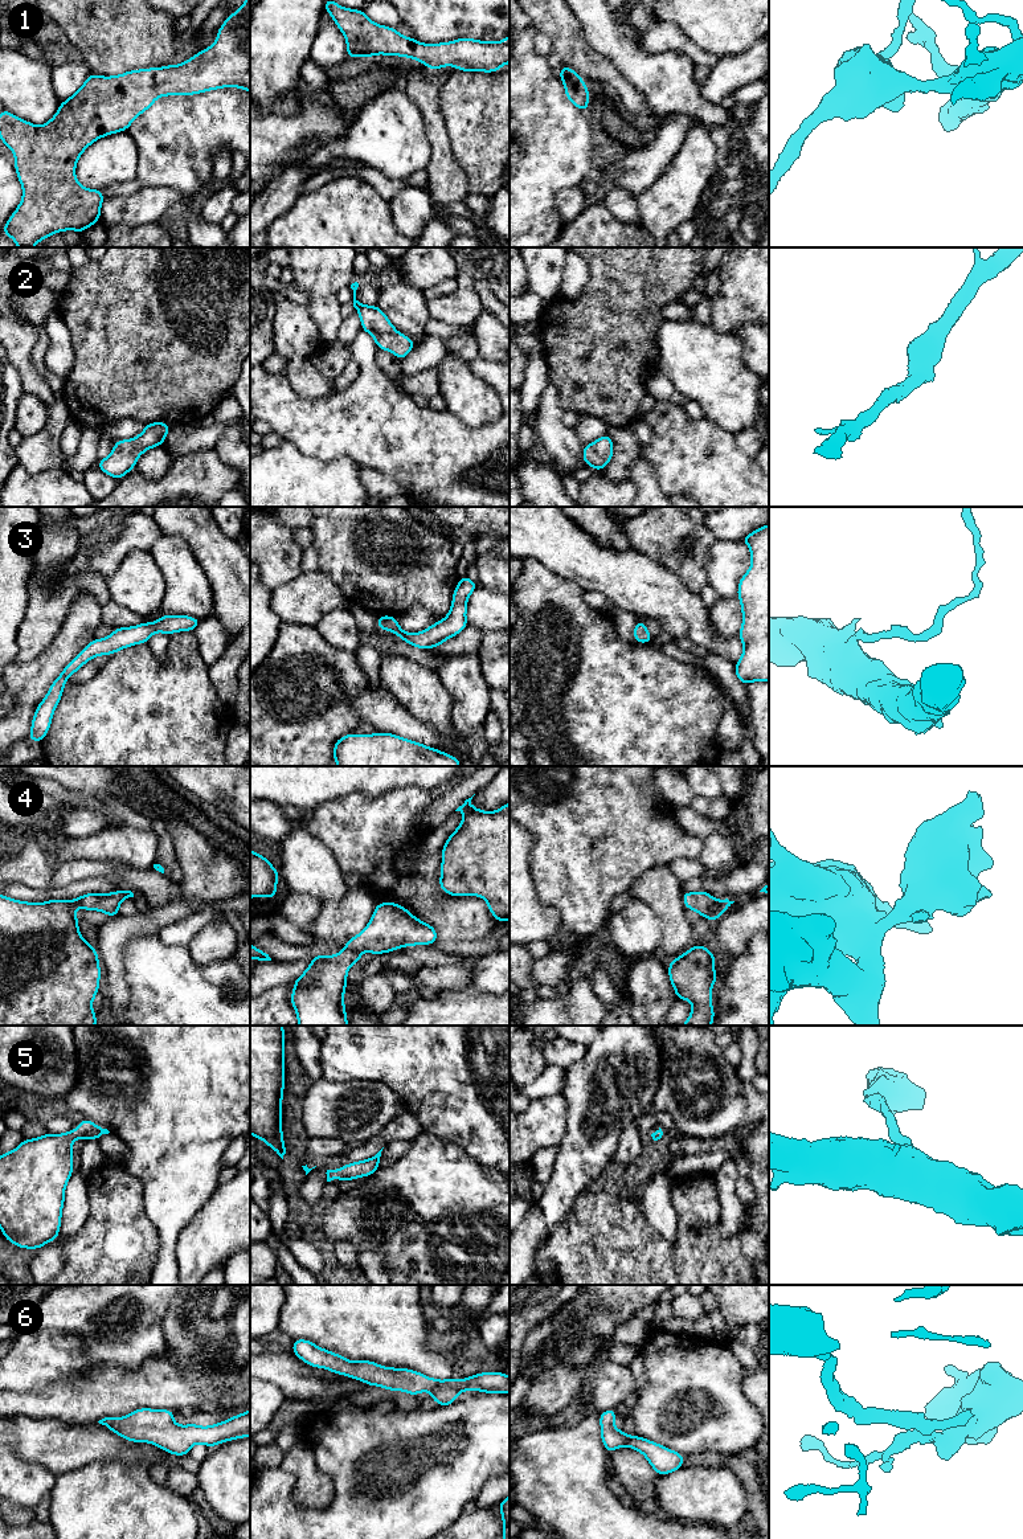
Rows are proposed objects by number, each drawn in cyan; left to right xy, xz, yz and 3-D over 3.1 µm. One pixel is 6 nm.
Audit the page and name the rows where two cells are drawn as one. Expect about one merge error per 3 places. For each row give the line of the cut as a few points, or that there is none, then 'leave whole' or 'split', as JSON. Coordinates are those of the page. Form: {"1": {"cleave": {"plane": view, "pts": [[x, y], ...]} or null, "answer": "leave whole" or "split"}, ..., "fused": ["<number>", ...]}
{"1": {"cleave": null, "answer": "leave whole"}, "2": {"cleave": null, "answer": "leave whole"}, "3": {"cleave": null, "answer": "leave whole"}, "4": {"cleave": null, "answer": "leave whole"}, "5": {"cleave": null, "answer": "leave whole"}, "6": {"cleave": null, "answer": "leave whole"}, "fused": []}

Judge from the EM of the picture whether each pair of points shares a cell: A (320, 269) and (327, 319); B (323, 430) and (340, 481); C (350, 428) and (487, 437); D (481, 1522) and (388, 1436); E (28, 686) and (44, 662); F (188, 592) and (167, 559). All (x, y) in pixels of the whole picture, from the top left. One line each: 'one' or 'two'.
A: one
B: two
C: one
D: two
E: one
F: one

